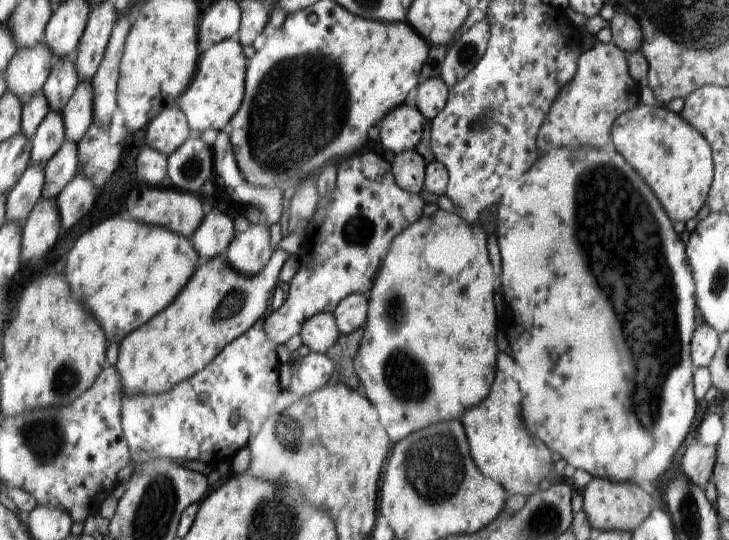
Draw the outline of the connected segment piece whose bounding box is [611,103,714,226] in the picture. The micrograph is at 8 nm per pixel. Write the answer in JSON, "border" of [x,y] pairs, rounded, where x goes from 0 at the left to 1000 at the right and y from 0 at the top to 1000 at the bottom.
{"border":[[[878,191],[850,211],[845,241],[838,241],[838,259],[845,278],[889,330],[889,344],[905,359],[915,396],[933,419],[952,404],[968,378],[978,333],[977,278],[966,250],[931,209],[905,200],[905,193],[886,196]]]}

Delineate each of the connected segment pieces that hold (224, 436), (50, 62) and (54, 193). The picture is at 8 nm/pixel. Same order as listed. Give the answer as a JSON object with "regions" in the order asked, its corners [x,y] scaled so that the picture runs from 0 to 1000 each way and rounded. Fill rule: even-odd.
{"regions":[[[[358,594],[333,624],[324,626],[283,683],[266,698],[247,707],[236,722],[219,733],[189,730],[184,737],[169,733],[169,796],[177,822],[182,857],[206,856],[214,848],[240,854],[274,852],[294,856],[314,852],[329,830],[335,830],[374,763],[372,754],[384,735],[381,685],[384,670],[379,659],[379,635],[361,611]]],[[[63,81],[25,91],[26,96],[11,124],[8,152],[11,167],[26,178],[33,193],[38,193],[47,178],[60,170],[78,107]]],[[[88,257],[82,278],[69,293],[63,317],[59,370],[74,370],[108,320],[108,283],[103,263]]]]}

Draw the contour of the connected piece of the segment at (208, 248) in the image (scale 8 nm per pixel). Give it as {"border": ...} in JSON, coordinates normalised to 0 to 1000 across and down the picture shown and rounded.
{"border":[[[295,381],[280,404],[273,426],[263,435],[263,448],[269,448],[274,481],[284,483],[296,478],[305,467],[311,467],[320,441],[318,407]]]}

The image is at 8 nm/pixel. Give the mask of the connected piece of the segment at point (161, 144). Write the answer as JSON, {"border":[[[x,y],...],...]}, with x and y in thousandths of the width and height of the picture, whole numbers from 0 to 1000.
{"border":[[[230,196],[213,224],[203,231],[200,263],[206,274],[233,289],[263,248],[257,219],[244,196]]]}

